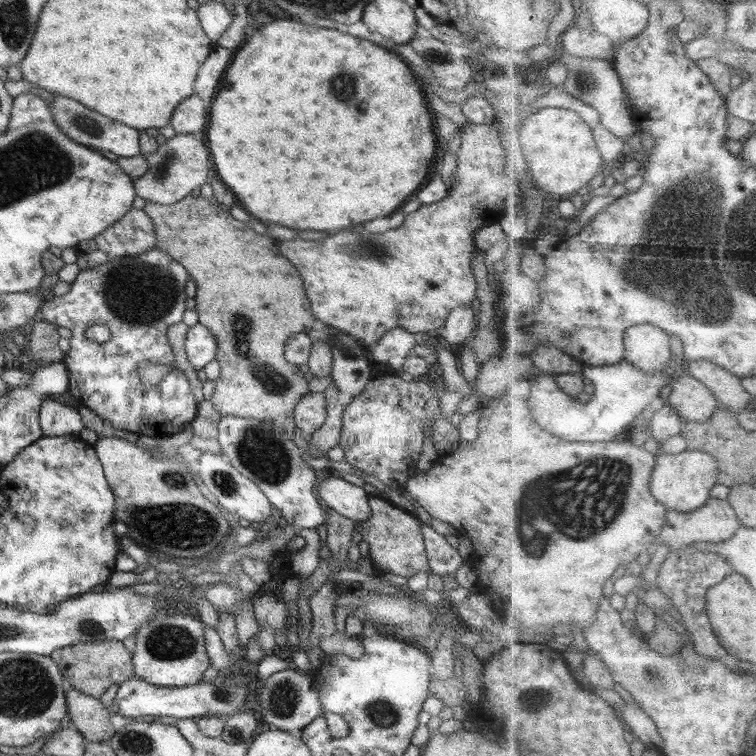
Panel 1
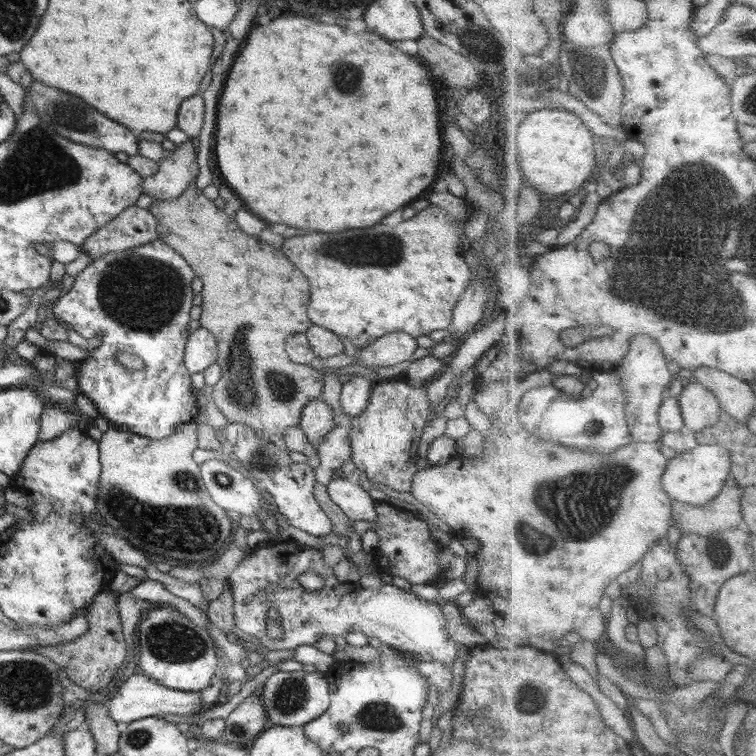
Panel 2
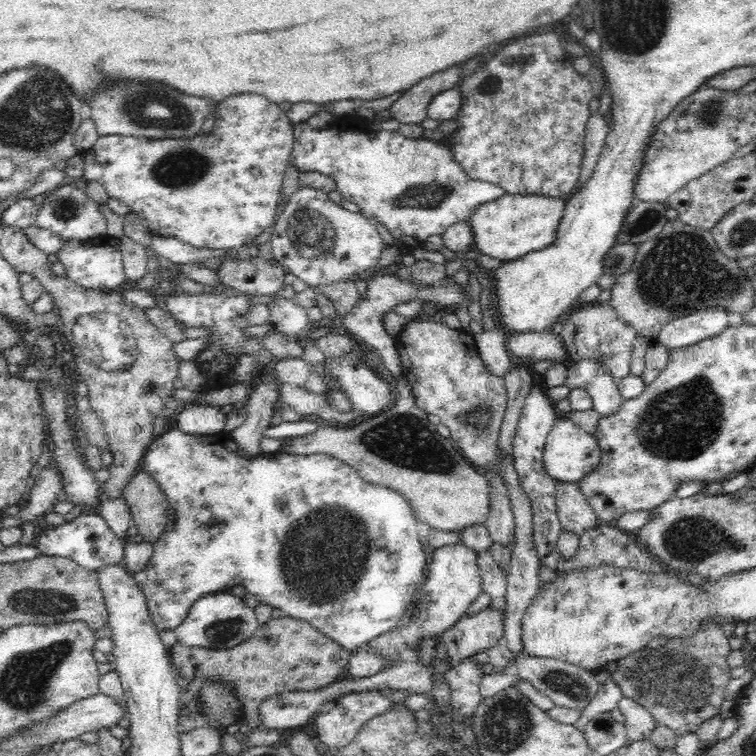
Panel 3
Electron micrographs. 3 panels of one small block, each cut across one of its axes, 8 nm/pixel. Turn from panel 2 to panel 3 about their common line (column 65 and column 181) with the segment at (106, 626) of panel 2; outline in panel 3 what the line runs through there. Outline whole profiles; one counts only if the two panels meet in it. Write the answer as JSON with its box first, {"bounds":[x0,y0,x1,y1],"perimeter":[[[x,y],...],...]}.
{"bounds":[168,616,351,728],"perimeter":[[[286,616],[270,618],[248,640],[234,648],[198,648],[177,641],[168,651],[170,662],[185,679],[198,678],[203,682],[212,679],[232,687],[249,728],[261,727],[259,706],[264,699],[286,691],[324,688],[344,676],[351,657],[350,651],[344,650],[309,622]]]}

